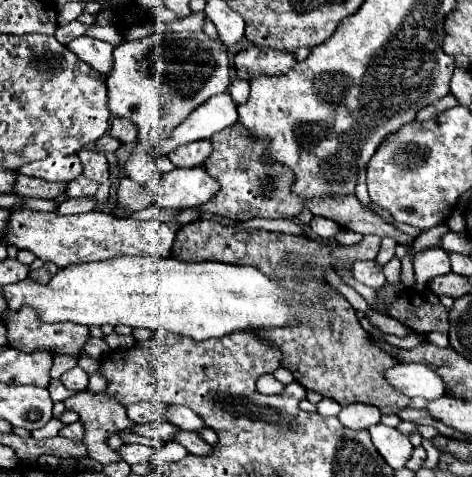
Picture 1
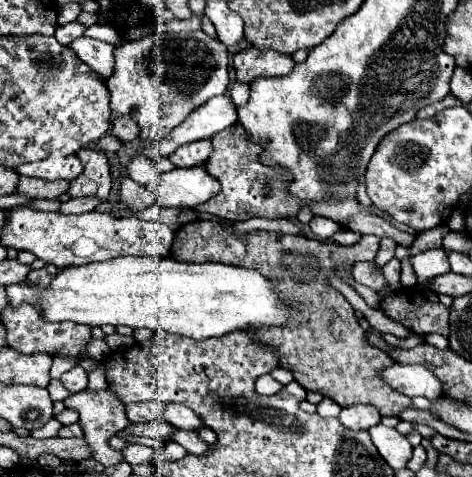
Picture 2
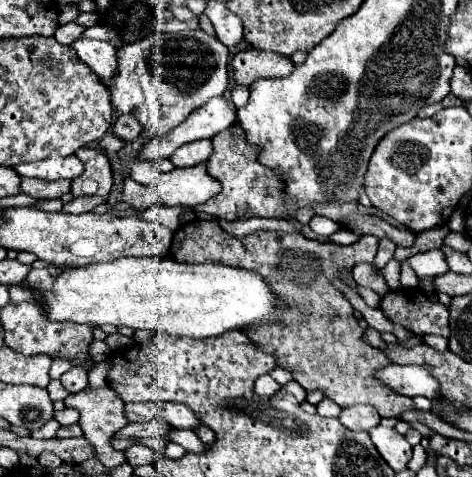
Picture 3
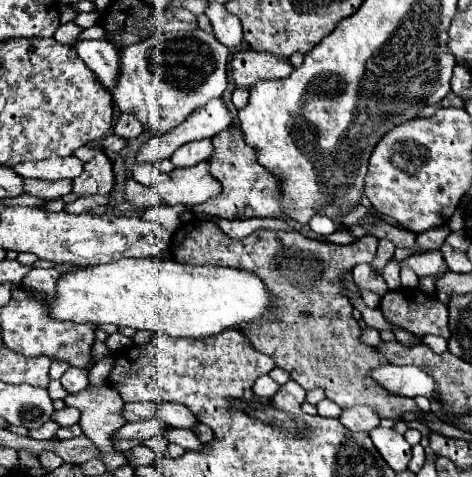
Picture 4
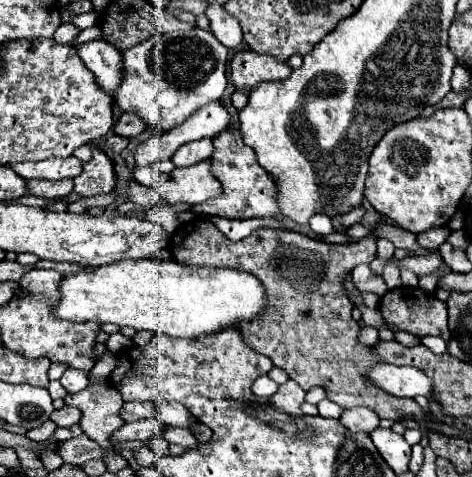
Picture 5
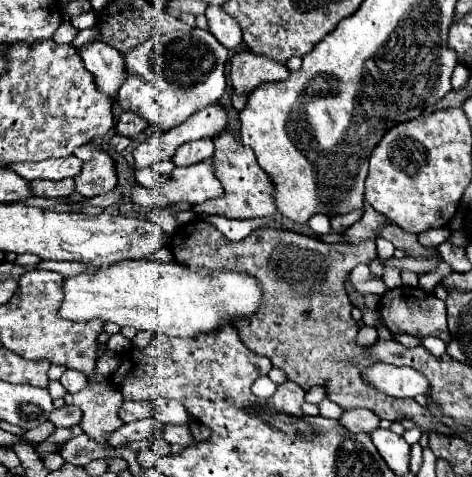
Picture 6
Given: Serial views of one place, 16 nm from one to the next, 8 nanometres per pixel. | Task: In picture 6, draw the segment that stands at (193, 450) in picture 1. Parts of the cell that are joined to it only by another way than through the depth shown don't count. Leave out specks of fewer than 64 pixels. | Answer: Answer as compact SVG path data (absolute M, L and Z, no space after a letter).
M160 424L160 432L156 432L160 438L164 438L168 444L180 444L182 448L194 446L196 440L184 426L172 426L172 424Z

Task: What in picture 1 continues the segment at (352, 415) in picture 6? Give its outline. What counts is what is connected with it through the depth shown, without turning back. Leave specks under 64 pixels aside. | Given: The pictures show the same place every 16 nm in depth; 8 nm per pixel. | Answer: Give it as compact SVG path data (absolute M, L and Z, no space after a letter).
M348 404L342 406L338 420L342 422L342 426L352 428L352 430L362 430L362 428L370 428L372 424L380 422L380 410L376 406L370 404Z

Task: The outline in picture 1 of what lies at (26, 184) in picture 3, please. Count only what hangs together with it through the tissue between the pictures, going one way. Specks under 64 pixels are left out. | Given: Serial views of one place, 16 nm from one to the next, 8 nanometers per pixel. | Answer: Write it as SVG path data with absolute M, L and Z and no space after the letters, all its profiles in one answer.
M16 172L16 194L20 194L20 196L54 200L56 196L64 194L64 188L66 188L66 184L62 184L62 182L46 182L46 180L28 178L28 176Z

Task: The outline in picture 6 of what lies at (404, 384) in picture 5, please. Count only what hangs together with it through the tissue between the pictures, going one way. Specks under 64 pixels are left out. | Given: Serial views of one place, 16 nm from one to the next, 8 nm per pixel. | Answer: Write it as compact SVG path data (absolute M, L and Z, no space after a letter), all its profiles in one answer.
M378 362L364 370L364 378L380 392L406 392L404 398L414 398L418 394L430 396L430 380L410 366L392 366Z

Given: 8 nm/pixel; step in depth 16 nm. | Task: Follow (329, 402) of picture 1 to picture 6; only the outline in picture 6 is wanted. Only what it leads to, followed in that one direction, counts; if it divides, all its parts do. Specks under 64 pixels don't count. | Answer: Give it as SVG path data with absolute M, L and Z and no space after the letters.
M327 397L318 404L318 407L319 414L326 418L339 420L343 413L343 410Z

